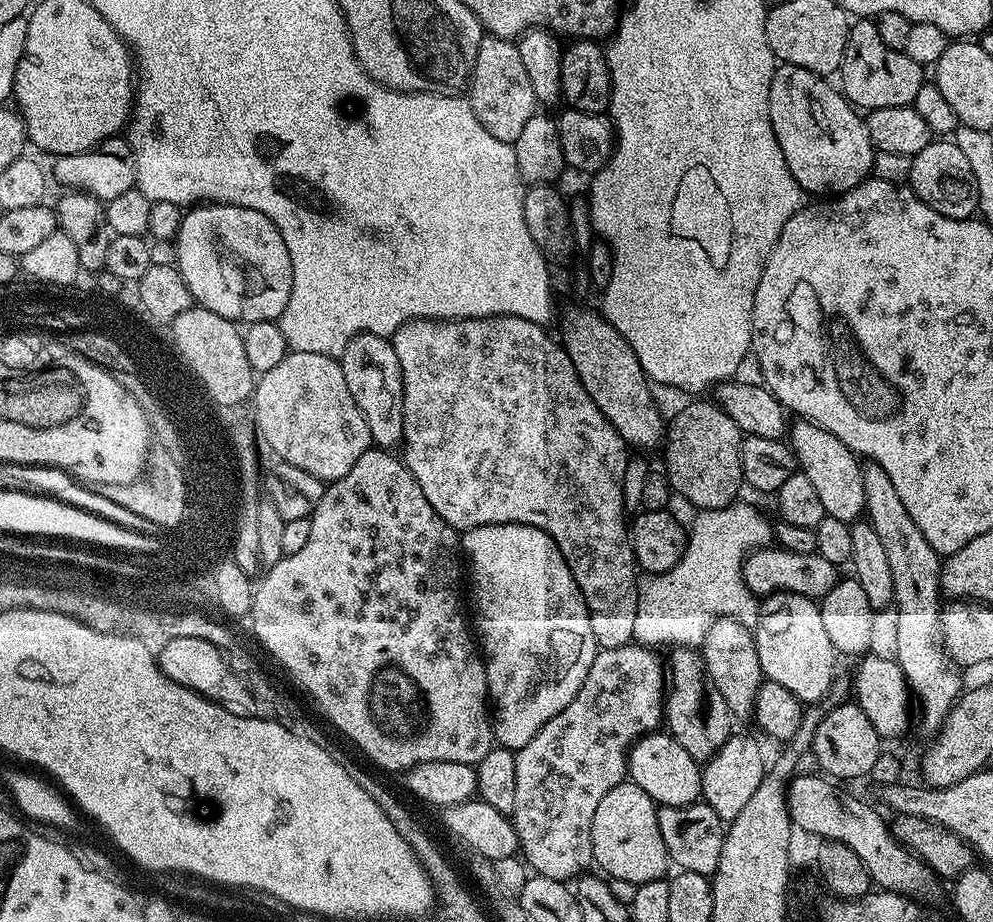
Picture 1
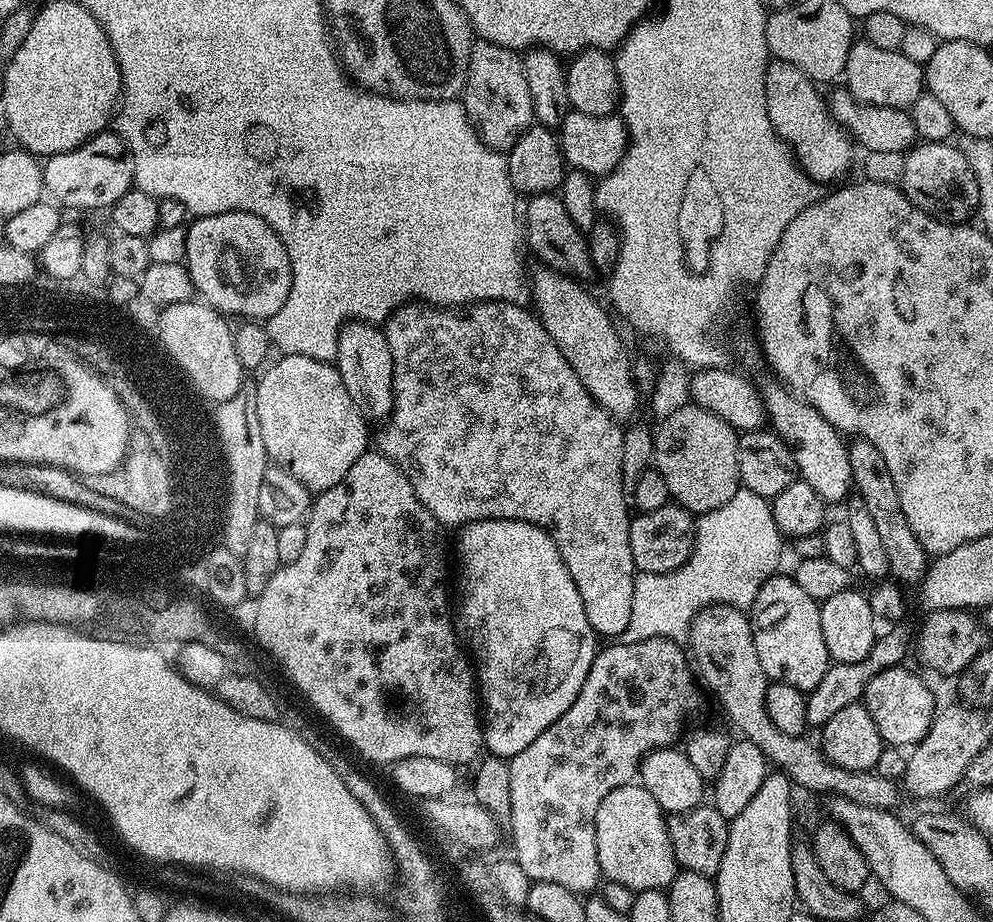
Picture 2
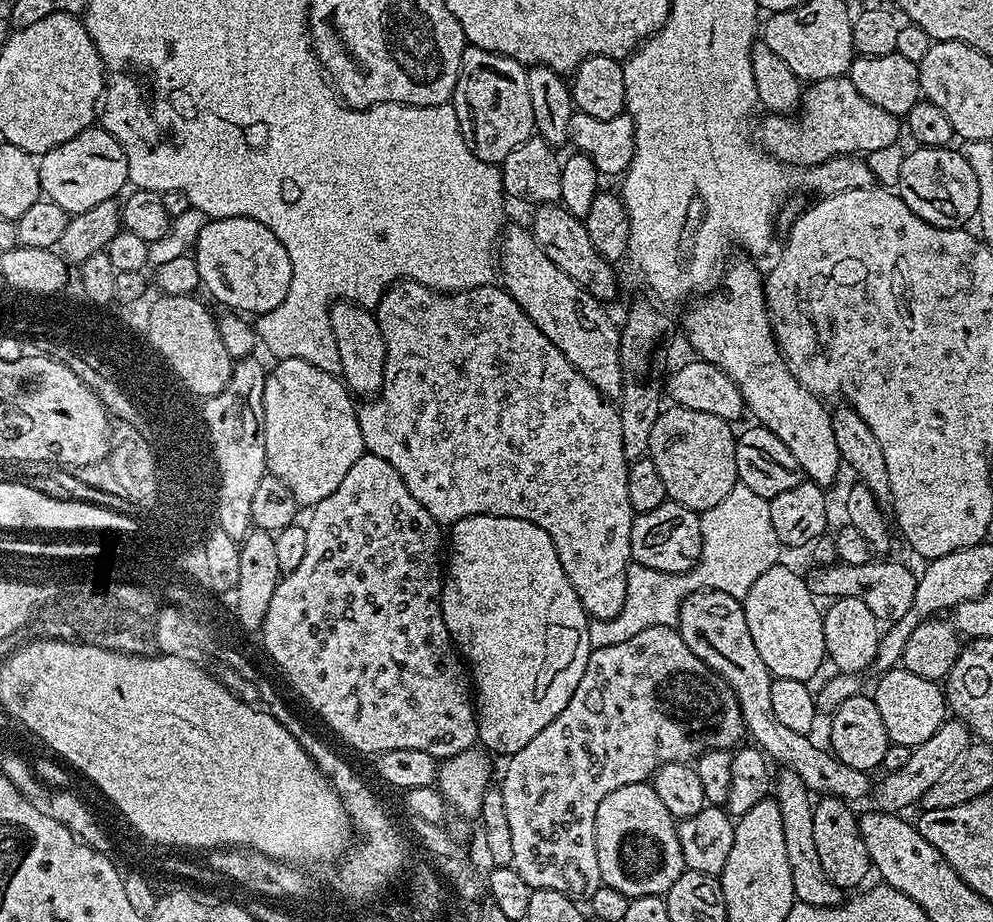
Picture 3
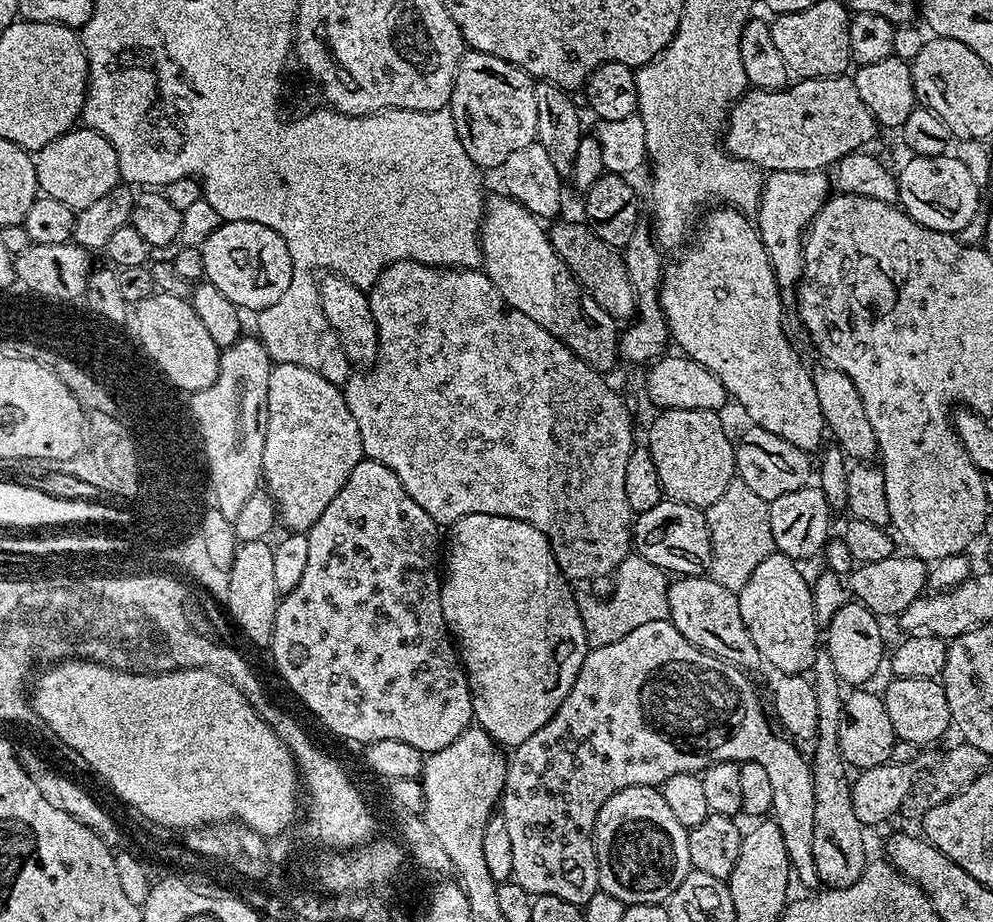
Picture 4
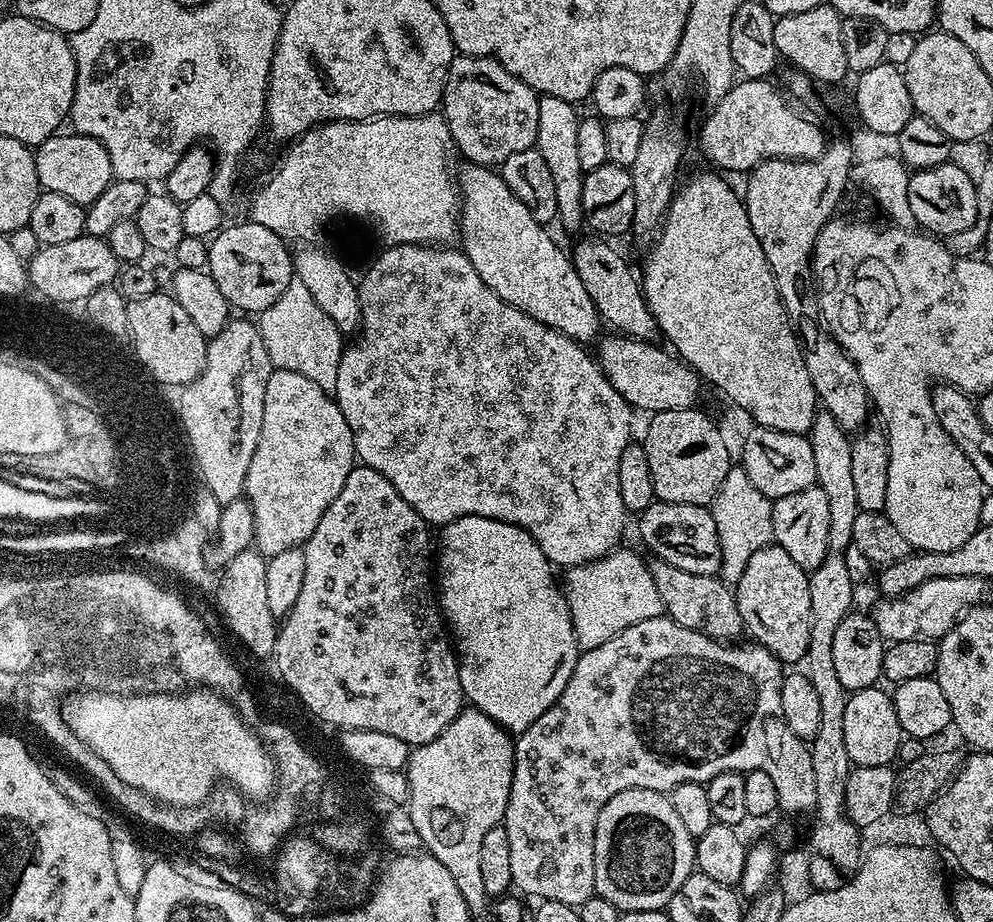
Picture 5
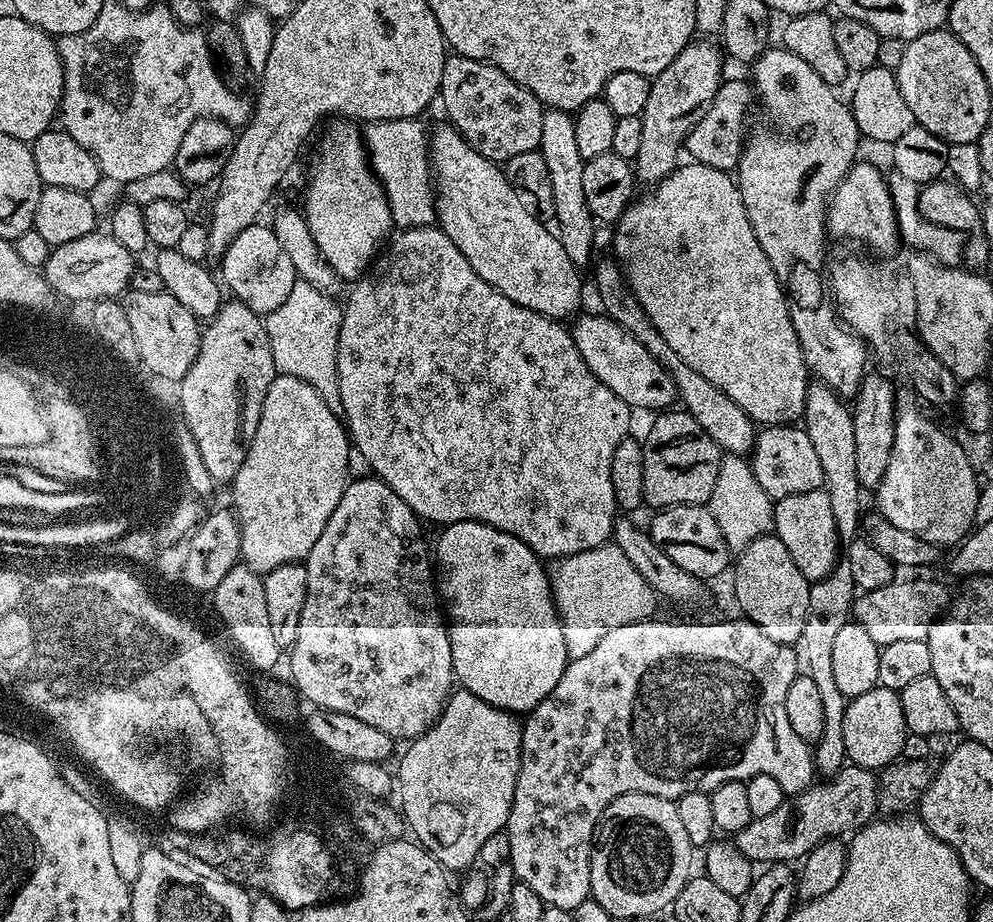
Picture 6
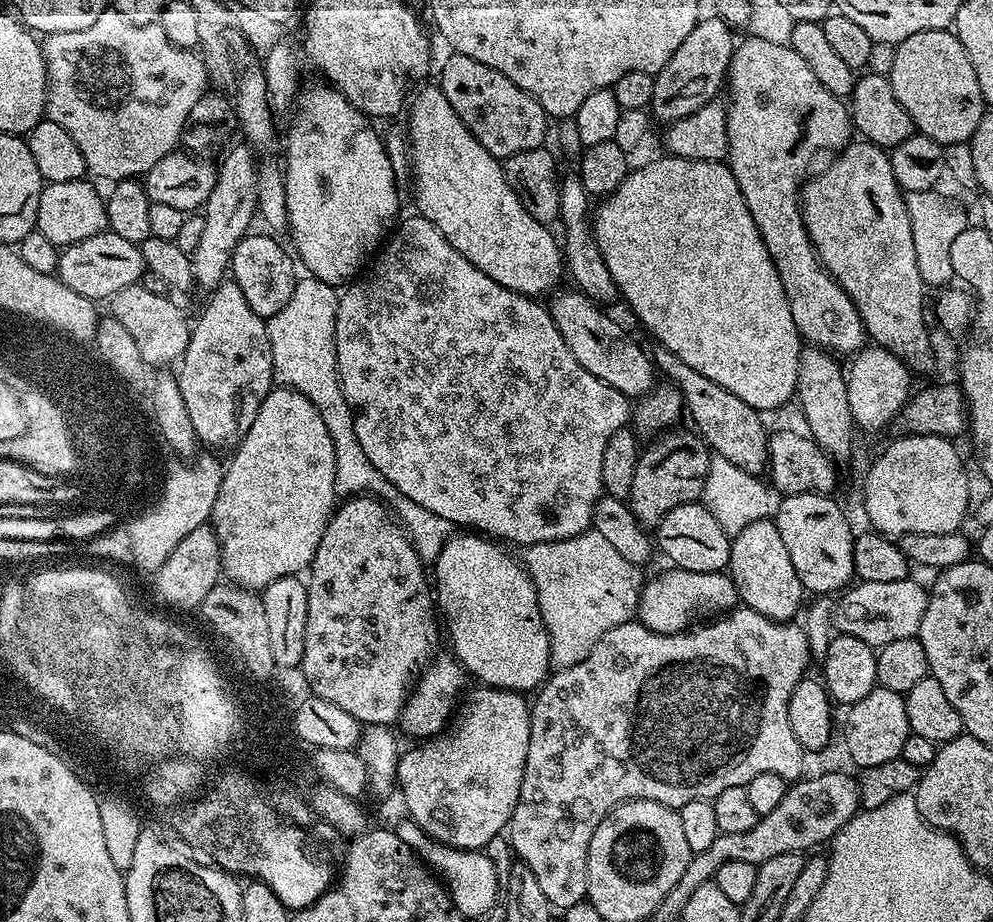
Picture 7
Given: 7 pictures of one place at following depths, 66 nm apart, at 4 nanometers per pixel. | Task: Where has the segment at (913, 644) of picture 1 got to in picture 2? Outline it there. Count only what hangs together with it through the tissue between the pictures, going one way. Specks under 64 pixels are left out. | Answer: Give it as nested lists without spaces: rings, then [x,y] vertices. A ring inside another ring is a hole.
[[[863,438],[853,440],[856,441],[848,444],[852,487],[855,495],[860,496],[862,502],[866,502],[866,510],[870,510],[870,519],[874,521],[880,541],[886,549],[888,571],[901,585],[919,585],[924,572],[928,569],[930,557],[914,538],[914,532],[906,522],[906,514],[902,514],[902,502],[898,502],[898,486],[894,486],[894,478],[890,478],[886,458],[878,454],[878,450],[869,440]]]

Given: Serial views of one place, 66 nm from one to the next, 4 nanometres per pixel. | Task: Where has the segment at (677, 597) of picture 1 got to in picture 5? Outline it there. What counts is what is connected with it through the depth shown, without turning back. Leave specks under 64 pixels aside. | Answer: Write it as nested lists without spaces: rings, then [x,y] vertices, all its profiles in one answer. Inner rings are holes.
[[[743,467],[728,469],[722,486],[716,492],[710,511],[718,526],[718,542],[722,546],[722,562],[719,575],[729,585],[735,586],[742,578],[742,570],[750,560],[754,550],[773,543],[772,539],[772,501],[767,500],[762,490],[756,489],[754,482],[746,478]],[[617,547],[600,560],[567,569],[568,609],[581,649],[602,646],[602,642],[610,642],[614,634],[622,634],[622,630],[664,612],[662,599],[658,596],[658,589],[654,586],[654,578],[645,559],[642,560],[624,547]]]

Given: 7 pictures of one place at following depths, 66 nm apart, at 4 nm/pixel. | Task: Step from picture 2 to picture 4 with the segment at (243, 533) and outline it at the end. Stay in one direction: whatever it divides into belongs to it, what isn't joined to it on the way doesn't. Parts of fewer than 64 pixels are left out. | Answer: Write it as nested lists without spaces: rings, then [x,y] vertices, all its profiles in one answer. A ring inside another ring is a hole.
[[[241,335],[220,353],[220,380],[208,392],[197,394],[194,410],[206,438],[206,450],[212,466],[212,482],[223,516],[235,521],[246,498],[259,487],[262,473],[262,448],[265,446],[265,414],[268,407],[268,383],[274,361],[268,357],[259,339]]]

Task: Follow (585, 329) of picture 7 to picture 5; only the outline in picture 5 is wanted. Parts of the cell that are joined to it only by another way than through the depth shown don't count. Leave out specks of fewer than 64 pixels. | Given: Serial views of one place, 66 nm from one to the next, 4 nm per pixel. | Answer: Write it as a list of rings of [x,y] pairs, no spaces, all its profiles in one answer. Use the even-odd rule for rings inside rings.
[[[619,334],[608,335],[612,336],[605,335],[595,345],[595,359],[610,386],[614,386],[614,390],[618,390],[618,394],[622,394],[624,401],[633,409],[641,408],[647,414],[655,414],[666,410],[691,408],[697,403],[702,381],[696,371],[679,356],[668,350],[663,352],[660,344],[647,344]]]

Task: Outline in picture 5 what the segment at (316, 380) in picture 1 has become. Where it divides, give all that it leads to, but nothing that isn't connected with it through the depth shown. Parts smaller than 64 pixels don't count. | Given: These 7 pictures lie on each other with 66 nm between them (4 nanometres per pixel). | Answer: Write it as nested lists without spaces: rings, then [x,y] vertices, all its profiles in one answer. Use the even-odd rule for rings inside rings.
[[[281,368],[273,370],[266,382],[266,402],[262,407],[261,433],[258,436],[257,449],[254,450],[254,458],[251,459],[250,468],[246,473],[243,490],[243,495],[246,497],[248,505],[250,505],[254,514],[255,547],[265,557],[282,554],[282,550],[301,547],[304,541],[310,538],[310,534],[314,534],[314,526],[318,526],[318,522],[322,518],[322,514],[326,514],[330,502],[334,502],[334,498],[338,498],[342,486],[346,486],[346,478],[352,472],[357,460],[352,431],[350,426],[346,426],[346,418],[342,414],[340,407],[337,406],[335,399],[329,393],[324,392],[322,386],[314,386],[314,382],[310,382],[310,378],[302,378],[302,374],[294,374],[290,370],[282,370]]]

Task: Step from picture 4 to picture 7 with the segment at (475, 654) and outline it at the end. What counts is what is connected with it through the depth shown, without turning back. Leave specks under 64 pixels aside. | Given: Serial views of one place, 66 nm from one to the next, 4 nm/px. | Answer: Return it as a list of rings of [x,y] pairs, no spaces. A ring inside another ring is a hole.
[[[472,530],[457,531],[442,546],[434,561],[434,600],[442,613],[443,623],[444,620],[448,623],[446,636],[452,639],[451,651],[467,675],[490,688],[505,688],[511,692],[528,694],[528,691],[531,693],[539,689],[549,675],[552,655],[534,582],[529,578],[523,563],[517,557],[515,560],[507,550],[503,543],[483,534]]]

